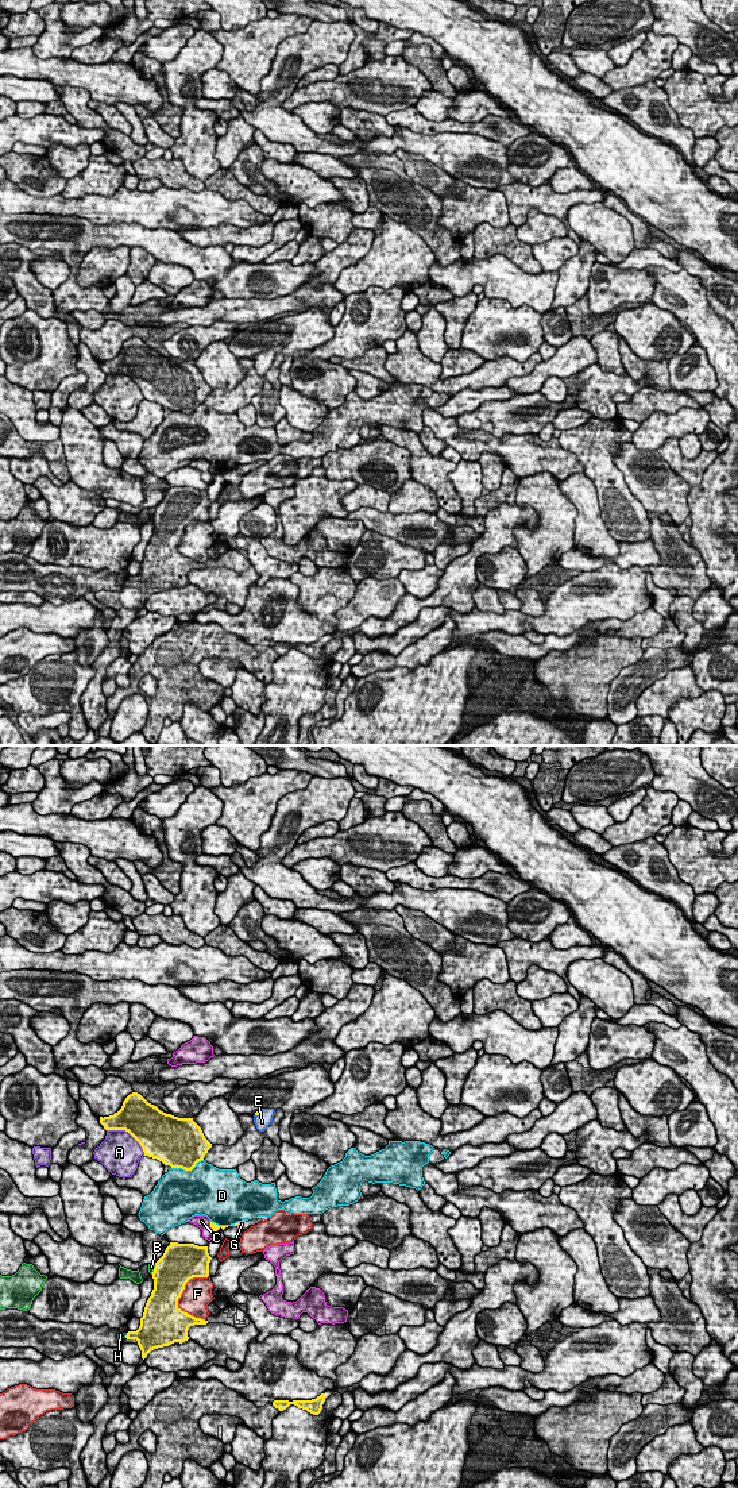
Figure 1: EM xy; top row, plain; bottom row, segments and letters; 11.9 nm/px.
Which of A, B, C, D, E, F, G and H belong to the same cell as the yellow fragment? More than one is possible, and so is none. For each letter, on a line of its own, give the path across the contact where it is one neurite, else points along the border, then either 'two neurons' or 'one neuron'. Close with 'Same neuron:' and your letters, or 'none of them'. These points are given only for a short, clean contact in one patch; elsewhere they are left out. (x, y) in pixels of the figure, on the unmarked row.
A: two neurons
B: two neurons
C: two neurons
D: two neurons
E: runs through xy (259, 355), (259, 358), (262, 366); one neuron
F: two neurons
G: one neuron
H: border along xy (127, 577), (124, 581); two neurons
Same neuron: E, G

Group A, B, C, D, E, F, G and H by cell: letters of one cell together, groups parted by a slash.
A / B / C / D / E G / F / H

